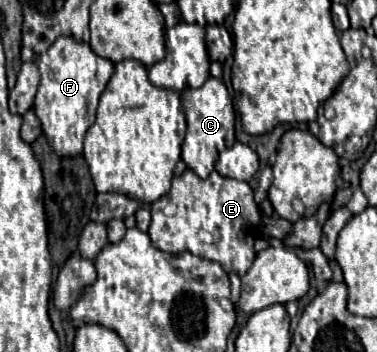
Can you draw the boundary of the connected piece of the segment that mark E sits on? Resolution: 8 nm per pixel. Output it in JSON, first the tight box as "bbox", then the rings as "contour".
{"bbox":[148,169,262,277],"contour":[[[186,169],[180,177],[172,179],[170,191],[150,207],[152,223],[148,235],[158,249],[168,253],[190,251],[220,263],[226,273],[234,271],[240,277],[254,263],[256,227],[262,215],[254,203],[254,191],[246,181],[228,179],[216,171],[200,179],[192,169]]]}

